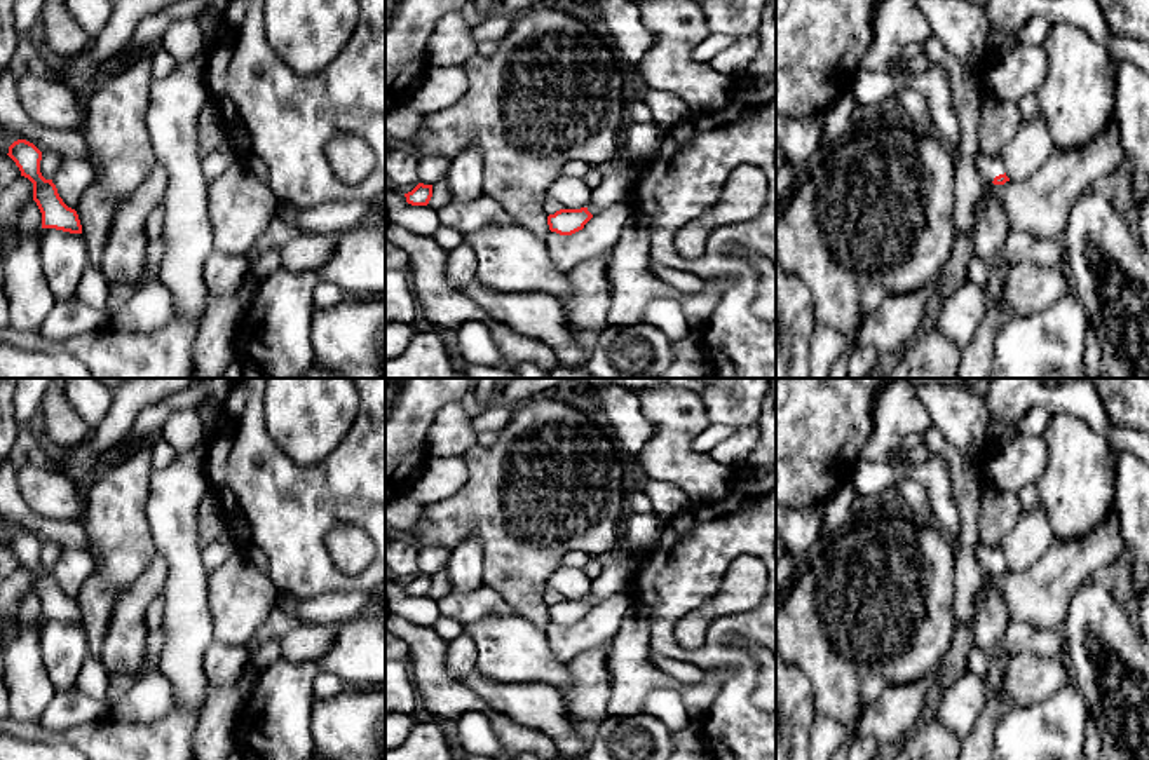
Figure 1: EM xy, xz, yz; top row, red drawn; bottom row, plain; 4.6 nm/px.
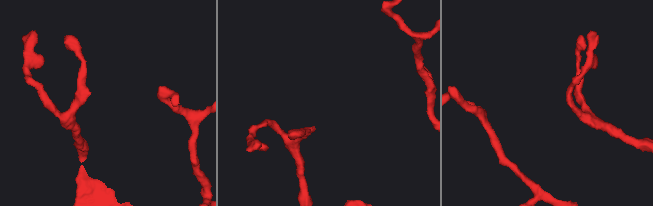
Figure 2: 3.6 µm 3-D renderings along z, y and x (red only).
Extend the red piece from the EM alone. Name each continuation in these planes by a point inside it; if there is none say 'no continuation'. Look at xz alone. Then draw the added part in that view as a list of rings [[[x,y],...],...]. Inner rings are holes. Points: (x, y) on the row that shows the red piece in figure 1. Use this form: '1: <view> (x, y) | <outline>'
1: xz (616, 183) | [[[619,167],[615,171],[603,173],[602,183],[593,190],[588,211],[595,216],[610,206],[622,202],[629,187],[631,167]]]

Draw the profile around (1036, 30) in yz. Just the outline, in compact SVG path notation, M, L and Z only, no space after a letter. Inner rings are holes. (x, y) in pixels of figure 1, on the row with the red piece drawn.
M1034 16L1016 33L1016 38L1029 45L1043 47L1050 30L1051 30L1051 23L1048 21L1048 17Z

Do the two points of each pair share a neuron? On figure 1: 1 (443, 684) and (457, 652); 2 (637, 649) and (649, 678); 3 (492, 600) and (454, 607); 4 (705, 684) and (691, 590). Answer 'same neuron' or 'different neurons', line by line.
1: different neurons
2: same neuron
3: same neuron
4: different neurons

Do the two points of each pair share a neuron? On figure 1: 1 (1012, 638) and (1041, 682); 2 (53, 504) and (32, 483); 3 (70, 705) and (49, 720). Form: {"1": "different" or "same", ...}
{"1": "different", "2": "same", "3": "same"}

